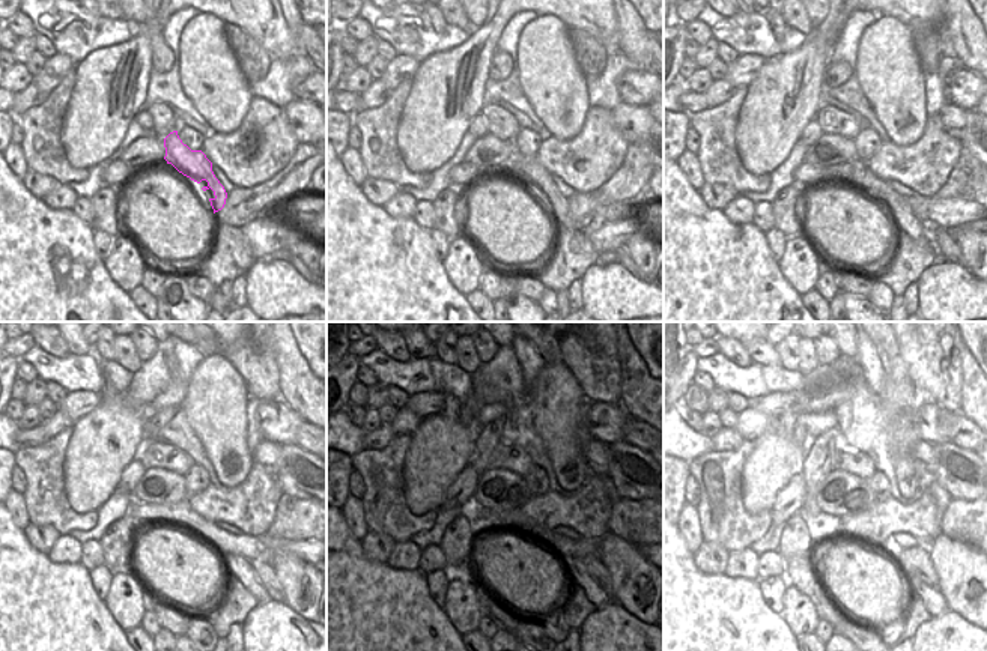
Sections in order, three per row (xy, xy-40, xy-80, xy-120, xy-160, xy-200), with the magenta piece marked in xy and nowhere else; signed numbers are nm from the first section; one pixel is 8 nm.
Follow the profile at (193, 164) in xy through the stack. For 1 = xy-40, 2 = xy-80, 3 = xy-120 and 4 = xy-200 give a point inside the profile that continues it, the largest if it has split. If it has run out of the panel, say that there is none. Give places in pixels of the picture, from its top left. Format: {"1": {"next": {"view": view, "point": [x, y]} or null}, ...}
{"1": {"next": {"view": "xy-40", "point": [558, 208]}}, "2": {"next": {"view": "xy-80", "point": [900, 211]}}, "3": {"next": {"view": "xy-120", "point": [239, 566]}}, "4": {"next": {"view": "xy-200", "point": [935, 603]}}}

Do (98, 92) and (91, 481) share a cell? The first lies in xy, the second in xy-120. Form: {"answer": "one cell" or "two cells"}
{"answer": "one cell"}

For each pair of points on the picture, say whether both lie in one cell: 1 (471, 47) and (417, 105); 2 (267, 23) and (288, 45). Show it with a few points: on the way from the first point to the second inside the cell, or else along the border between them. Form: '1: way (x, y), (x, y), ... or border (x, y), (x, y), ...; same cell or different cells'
1: way (459, 62), (432, 90); same cell
2: way (271, 29), (282, 39); same cell

